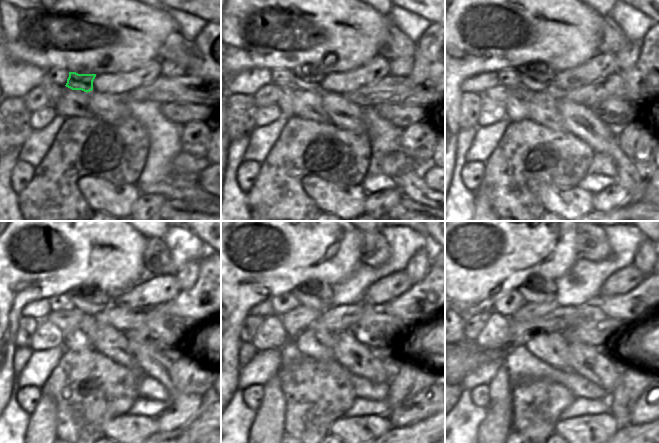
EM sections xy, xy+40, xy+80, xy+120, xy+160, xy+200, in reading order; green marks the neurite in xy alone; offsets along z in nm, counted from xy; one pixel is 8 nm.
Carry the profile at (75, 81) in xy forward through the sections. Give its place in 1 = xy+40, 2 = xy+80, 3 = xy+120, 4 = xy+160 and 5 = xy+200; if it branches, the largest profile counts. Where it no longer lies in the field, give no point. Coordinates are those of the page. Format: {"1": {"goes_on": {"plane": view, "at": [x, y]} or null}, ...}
{"1": {"goes_on": {"plane": "xy+40", "at": [301, 80]}}, "2": {"goes_on": {"plane": "xy+80", "at": [537, 80]}}, "3": {"goes_on": {"plane": "xy+120", "at": [91, 300]}}, "4": {"goes_on": {"plane": "xy+160", "at": [315, 294]}}, "5": {"goes_on": {"plane": "xy+200", "at": [536, 288]}}}

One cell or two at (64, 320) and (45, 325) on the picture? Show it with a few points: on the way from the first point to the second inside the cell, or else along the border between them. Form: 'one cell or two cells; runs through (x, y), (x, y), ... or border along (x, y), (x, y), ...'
two cells; border along (46, 318), (64, 334)

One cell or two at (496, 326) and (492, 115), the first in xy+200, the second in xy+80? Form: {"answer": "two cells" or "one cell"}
{"answer": "one cell"}

